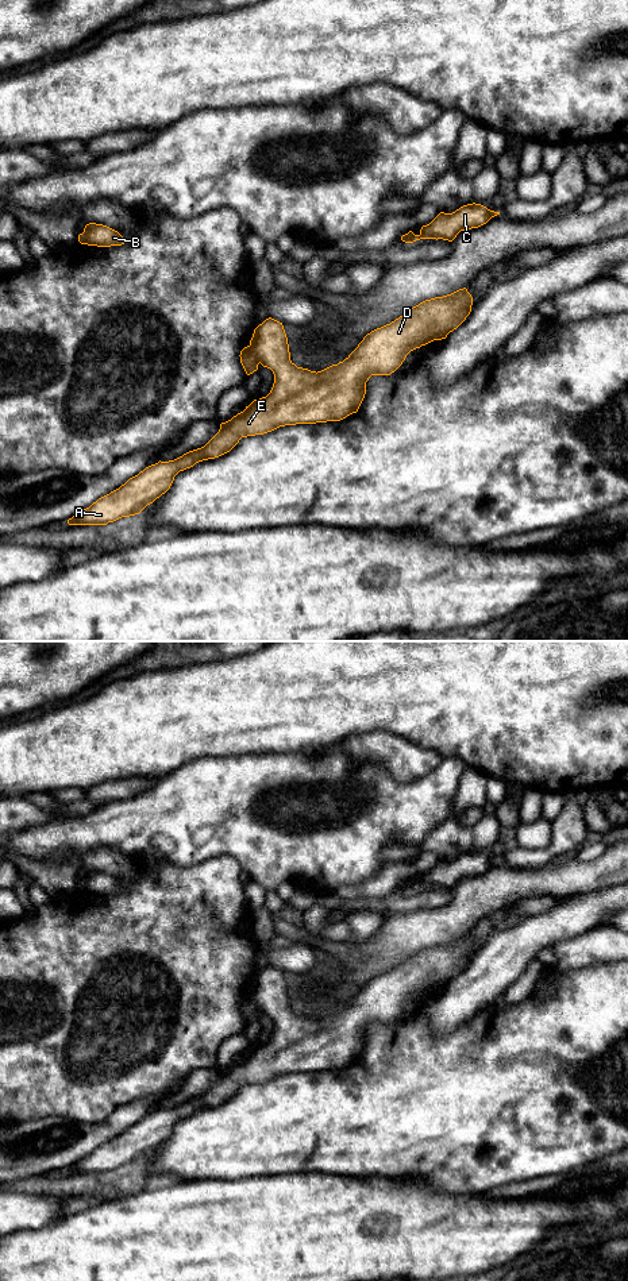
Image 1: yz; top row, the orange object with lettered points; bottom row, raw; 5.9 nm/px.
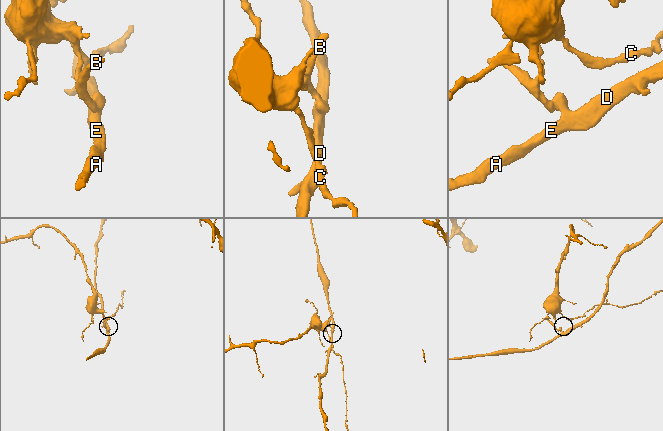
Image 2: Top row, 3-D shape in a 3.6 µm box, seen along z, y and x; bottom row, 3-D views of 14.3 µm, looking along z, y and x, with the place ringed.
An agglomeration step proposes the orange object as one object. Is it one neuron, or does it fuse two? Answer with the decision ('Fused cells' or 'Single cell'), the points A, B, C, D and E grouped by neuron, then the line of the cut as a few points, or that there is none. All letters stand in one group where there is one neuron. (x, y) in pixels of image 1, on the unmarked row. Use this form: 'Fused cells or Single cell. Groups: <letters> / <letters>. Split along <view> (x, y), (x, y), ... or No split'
Fused cells. Groups: A D E / B C. Split along yz (250, 992), (259, 1010)

